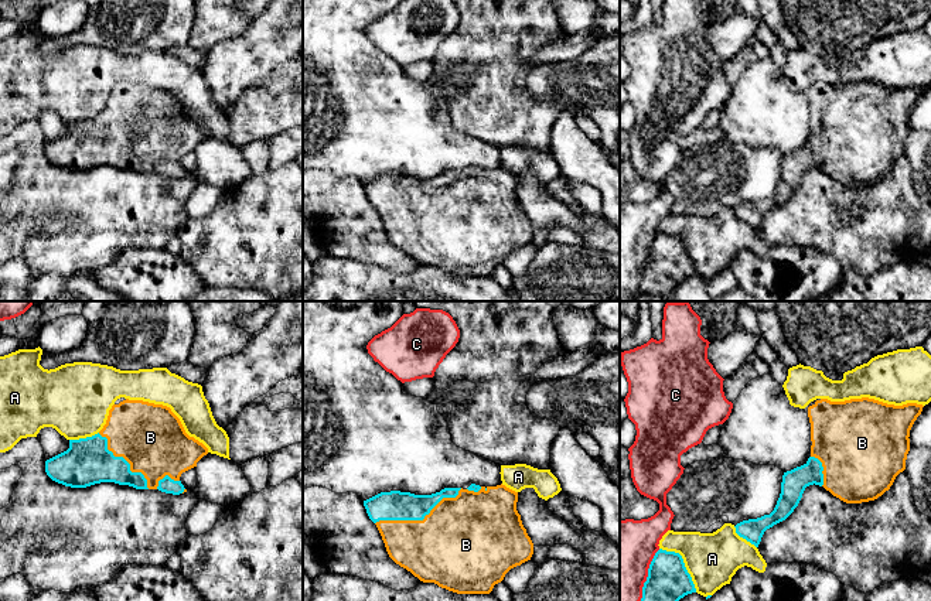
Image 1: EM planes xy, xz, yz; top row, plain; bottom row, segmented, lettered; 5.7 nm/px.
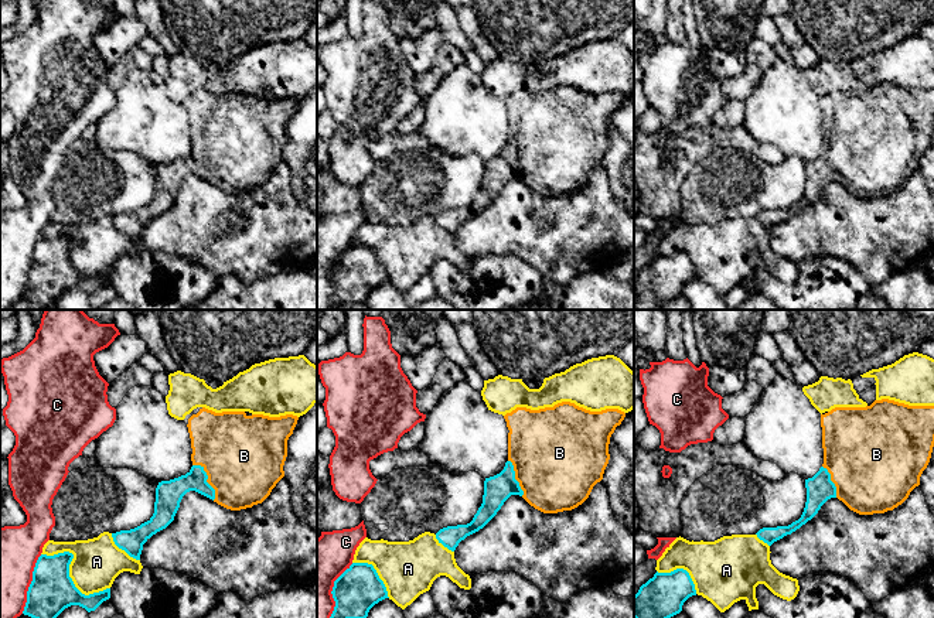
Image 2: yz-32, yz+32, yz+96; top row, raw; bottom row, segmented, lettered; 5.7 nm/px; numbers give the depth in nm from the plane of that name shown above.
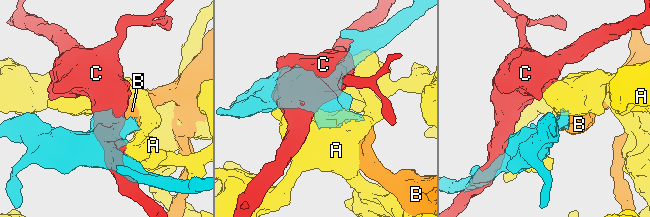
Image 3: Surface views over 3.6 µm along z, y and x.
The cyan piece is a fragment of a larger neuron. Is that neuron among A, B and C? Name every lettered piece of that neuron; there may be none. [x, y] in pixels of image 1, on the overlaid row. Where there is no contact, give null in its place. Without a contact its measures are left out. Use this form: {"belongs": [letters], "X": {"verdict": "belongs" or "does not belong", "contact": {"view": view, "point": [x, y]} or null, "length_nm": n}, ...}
{"belongs": ["B"], "A": {"verdict": "does not belong", "contact": {"view": "yz", "point": [684, 563]}, "length_nm": 340}, "B": {"verdict": "belongs", "contact": {"view": "xz", "point": [419, 519]}, "length_nm": 550}, "C": {"verdict": "does not belong", "contact": {"view": "yz", "point": [648, 574]}, "length_nm": 320}}

